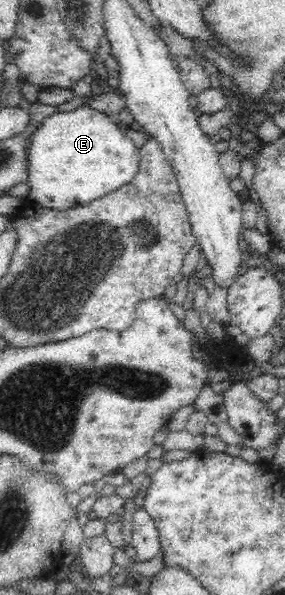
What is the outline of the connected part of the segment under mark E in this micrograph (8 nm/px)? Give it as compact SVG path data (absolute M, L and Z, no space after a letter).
M81 106L72 111L60 112L46 117L29 140L27 149L27 180L29 194L26 200L39 203L48 209L65 210L85 206L127 184L139 168L139 149L128 138L118 122L99 110Z

